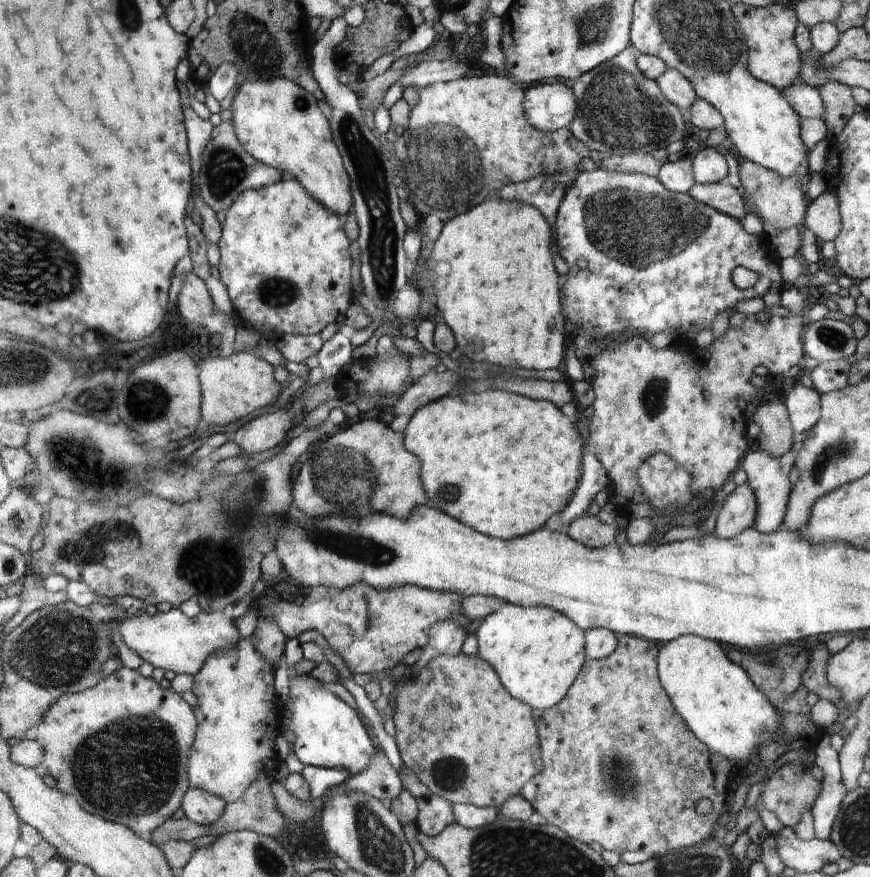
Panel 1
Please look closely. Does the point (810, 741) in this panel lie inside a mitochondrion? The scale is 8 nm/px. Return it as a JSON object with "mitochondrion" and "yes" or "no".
{"mitochondrion":"no"}

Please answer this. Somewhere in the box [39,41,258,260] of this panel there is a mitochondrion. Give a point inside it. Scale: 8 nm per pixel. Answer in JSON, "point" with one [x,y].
{"point":[226,169]}

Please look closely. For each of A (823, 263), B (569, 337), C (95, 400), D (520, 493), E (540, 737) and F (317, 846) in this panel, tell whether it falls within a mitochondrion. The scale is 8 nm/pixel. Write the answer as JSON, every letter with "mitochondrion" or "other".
{"A":"other","B":"other","C":"mitochondrion","D":"other","E":"other","F":"other"}

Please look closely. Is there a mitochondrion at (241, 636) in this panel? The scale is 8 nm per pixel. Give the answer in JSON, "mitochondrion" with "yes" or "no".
{"mitochondrion":"no"}

